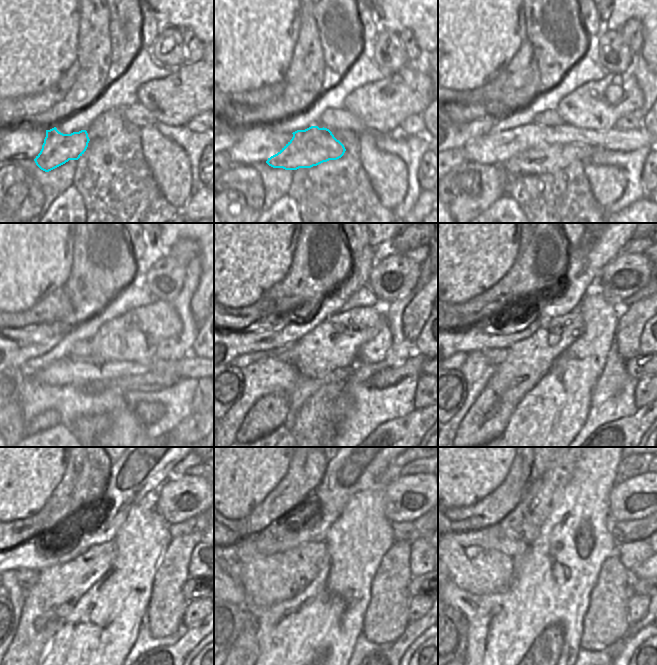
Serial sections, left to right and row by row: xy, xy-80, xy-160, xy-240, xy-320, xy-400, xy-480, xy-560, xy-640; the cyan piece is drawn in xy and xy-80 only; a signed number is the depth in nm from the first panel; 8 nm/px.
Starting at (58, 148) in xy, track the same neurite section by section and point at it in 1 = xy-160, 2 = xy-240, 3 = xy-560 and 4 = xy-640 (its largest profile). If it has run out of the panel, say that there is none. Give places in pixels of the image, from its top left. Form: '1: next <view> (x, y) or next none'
1: next xy-160 (542, 159)
2: next xy-240 (150, 382)
3: next xy-560 (417, 587)
4: next xy-640 (639, 585)

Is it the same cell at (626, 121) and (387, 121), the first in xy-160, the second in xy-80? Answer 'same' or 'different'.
different

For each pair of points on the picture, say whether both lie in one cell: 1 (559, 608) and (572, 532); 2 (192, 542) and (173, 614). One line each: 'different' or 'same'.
1: same
2: same

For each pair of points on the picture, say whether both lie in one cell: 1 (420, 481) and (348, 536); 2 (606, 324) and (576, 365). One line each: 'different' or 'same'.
1: different
2: same

